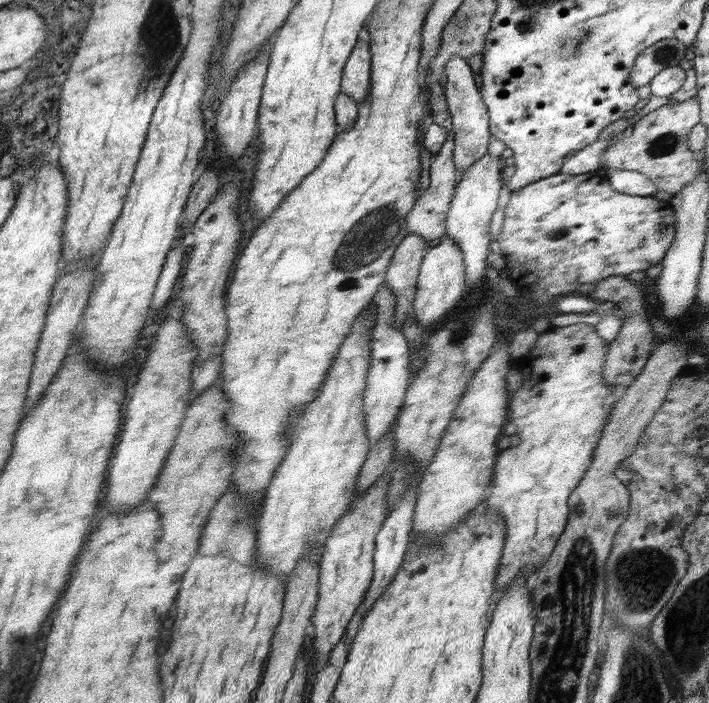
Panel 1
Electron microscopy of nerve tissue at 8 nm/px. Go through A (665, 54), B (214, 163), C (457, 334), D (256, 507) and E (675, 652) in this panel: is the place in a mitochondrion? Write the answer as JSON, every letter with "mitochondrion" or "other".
{"A":"mitochondrion","B":"other","C":"mitochondrion","D":"other","E":"mitochondrion"}

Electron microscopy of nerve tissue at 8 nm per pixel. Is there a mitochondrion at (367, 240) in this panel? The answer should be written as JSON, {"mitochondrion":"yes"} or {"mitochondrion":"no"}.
{"mitochondrion":"yes"}

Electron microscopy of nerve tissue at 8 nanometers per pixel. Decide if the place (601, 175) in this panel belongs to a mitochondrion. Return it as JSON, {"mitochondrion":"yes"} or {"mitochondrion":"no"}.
{"mitochondrion":"no"}

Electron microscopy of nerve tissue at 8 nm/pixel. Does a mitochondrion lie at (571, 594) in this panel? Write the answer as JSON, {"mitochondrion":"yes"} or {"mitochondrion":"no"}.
{"mitochondrion":"yes"}

